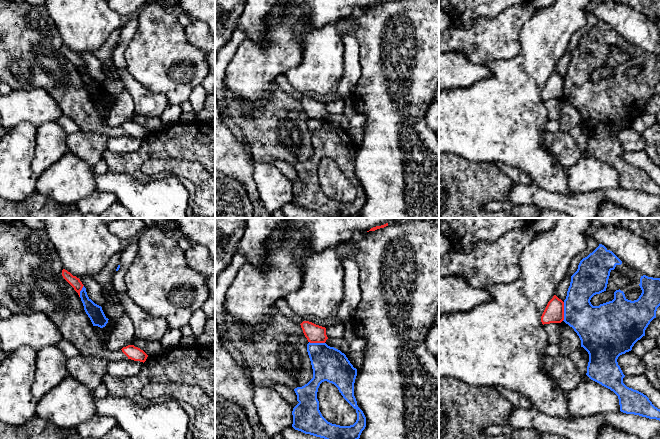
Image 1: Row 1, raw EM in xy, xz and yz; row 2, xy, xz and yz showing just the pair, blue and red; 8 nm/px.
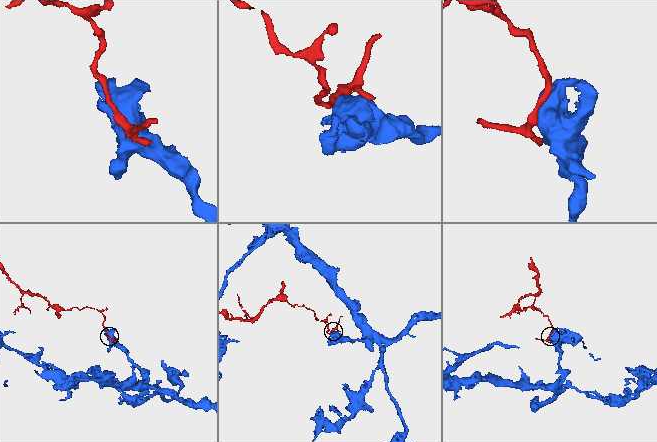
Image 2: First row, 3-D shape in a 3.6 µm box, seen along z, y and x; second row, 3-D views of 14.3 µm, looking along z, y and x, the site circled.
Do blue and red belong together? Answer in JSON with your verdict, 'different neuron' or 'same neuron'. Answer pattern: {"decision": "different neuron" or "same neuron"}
{"decision": "different neuron"}

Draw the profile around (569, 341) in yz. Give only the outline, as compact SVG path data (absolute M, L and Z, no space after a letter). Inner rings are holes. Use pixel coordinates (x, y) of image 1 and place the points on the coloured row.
M564 321L560 324L559 354L568 357L573 351L581 347L581 340L572 327Z

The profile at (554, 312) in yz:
M556 295L548 302L542 316L542 324L561 323L564 320L564 302Z

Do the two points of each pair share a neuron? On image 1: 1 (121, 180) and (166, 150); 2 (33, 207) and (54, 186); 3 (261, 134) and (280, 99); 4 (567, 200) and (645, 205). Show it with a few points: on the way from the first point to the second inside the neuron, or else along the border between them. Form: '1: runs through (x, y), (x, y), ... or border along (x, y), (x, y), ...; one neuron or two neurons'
1: border along (108, 170), (127, 173), (143, 181), (151, 180); two neurons
2: border along (37, 190), (56, 202), (66, 205); two neurons
3: runs through (270, 125), (280, 115), (280, 108); one neuron
4: runs through (586, 200), (594, 200), (603, 195), (626, 198); one neuron

